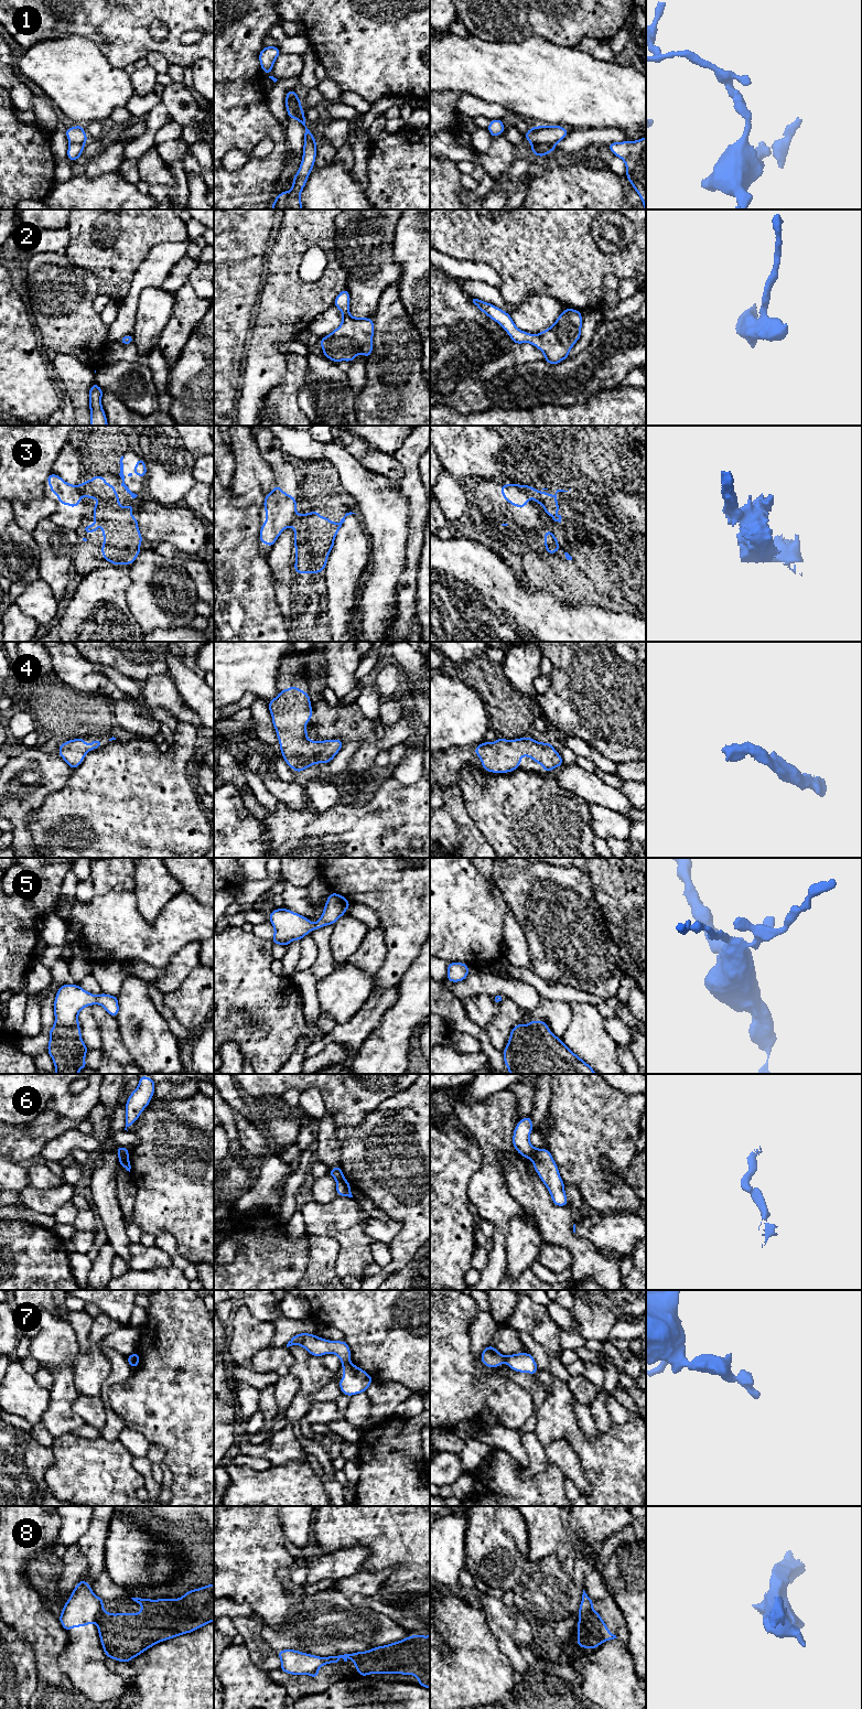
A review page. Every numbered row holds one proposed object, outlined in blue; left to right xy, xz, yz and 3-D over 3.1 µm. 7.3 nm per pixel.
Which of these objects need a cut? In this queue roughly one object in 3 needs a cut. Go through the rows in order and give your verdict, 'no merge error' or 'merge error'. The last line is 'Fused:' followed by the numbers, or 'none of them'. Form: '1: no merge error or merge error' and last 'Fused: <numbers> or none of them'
1: merge error
2: no merge error
3: merge error
4: no merge error
5: no merge error
6: merge error
7: merge error
8: merge error
Fused: 1, 3, 6, 7, 8

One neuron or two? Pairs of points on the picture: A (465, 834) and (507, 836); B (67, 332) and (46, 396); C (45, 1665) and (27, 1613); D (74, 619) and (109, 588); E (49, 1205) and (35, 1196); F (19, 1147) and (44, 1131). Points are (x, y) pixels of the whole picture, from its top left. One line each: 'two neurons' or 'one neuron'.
A: two neurons
B: two neurons
C: one neuron
D: one neuron
E: one neuron
F: one neuron

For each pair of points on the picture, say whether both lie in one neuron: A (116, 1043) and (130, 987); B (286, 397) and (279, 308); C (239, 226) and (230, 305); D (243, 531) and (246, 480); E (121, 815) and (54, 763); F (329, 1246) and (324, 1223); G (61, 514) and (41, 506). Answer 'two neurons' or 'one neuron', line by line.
A: two neurons
B: two neurons
C: one neuron
D: one neuron
E: two neurons
F: two neurons
G: two neurons

